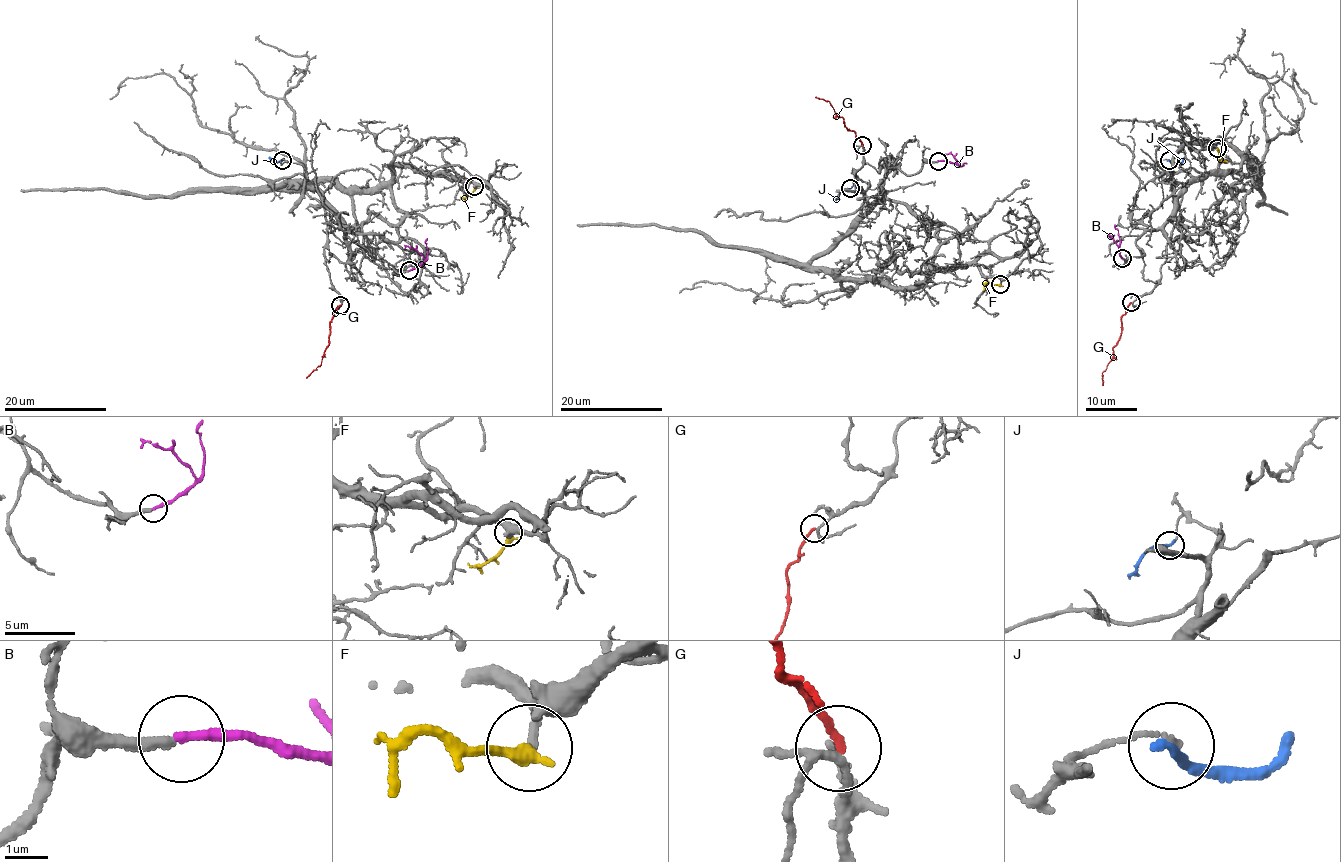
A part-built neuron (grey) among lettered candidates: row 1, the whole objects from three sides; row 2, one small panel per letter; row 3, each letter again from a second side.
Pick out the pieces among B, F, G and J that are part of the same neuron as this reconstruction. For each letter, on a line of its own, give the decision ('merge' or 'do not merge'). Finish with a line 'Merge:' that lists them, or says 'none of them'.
B: merge
F: merge
G: do not merge
J: do not merge
Merge: B, F

